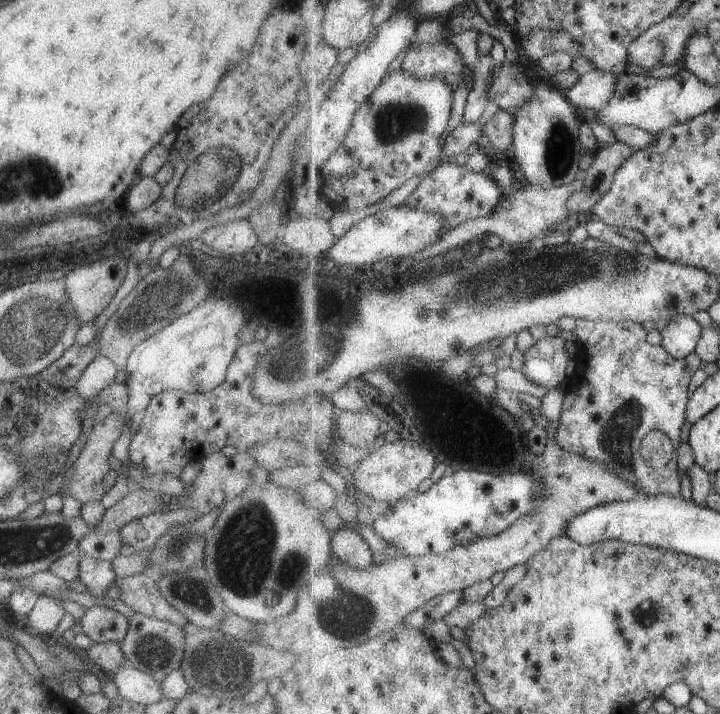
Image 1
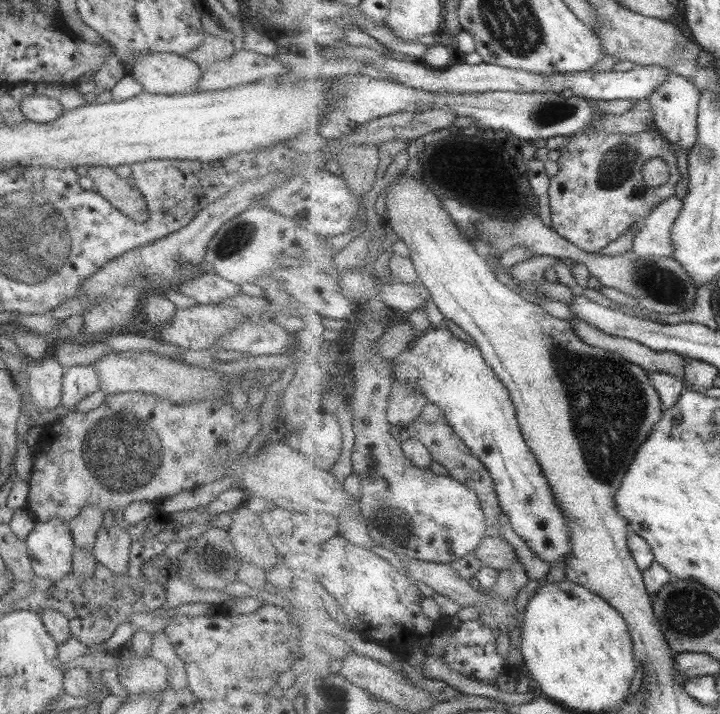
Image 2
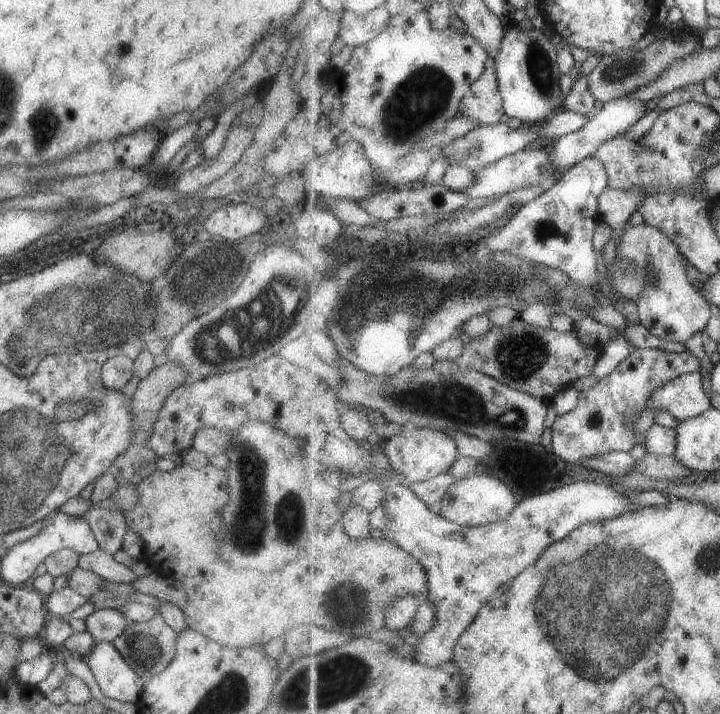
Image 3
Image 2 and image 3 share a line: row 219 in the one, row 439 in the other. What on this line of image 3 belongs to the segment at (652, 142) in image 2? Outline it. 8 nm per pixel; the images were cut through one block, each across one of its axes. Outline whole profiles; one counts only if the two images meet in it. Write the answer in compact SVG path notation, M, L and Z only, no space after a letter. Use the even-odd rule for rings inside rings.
M635 348L608 375L599 379L599 382L591 390L579 392L577 406L572 411L557 417L555 424L552 426L551 450L563 461L576 465L577 462L581 462L585 458L603 456L603 454L609 454L609 452L631 452L637 444L645 446L646 436L635 432L635 424L637 424L639 416L649 407L649 398L655 394L655 390L665 387L665 384L671 382L671 380L699 371L700 368L701 360L687 350L679 353L663 349L657 350L656 348Z

